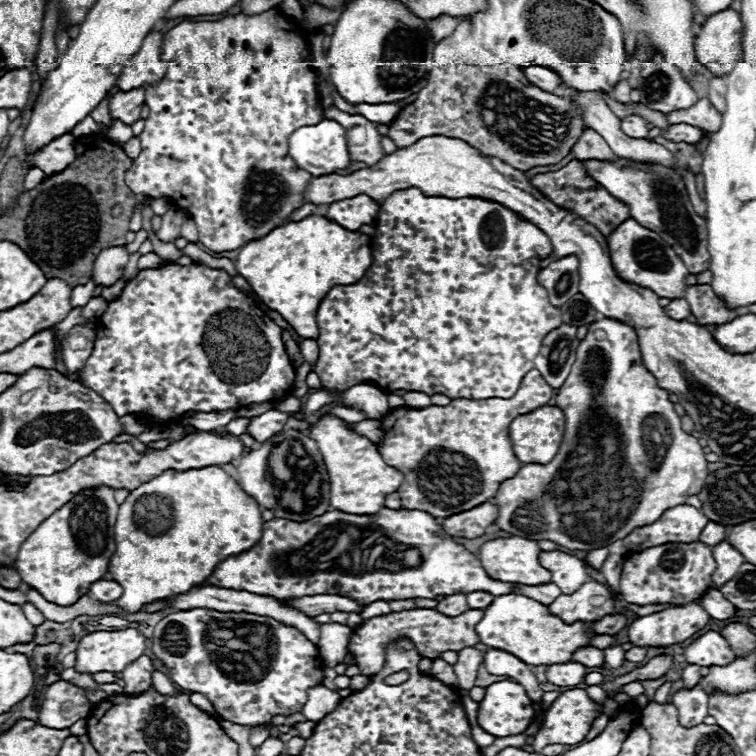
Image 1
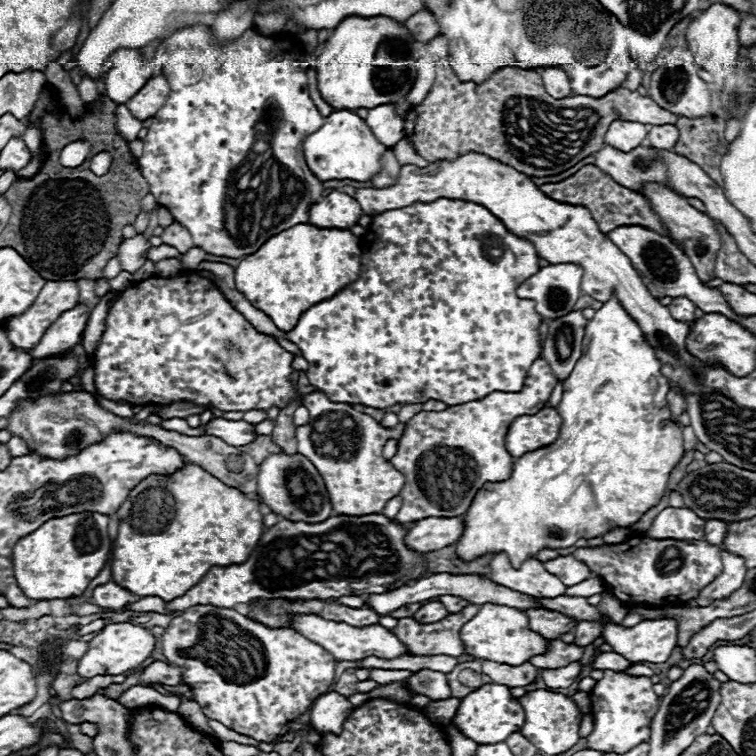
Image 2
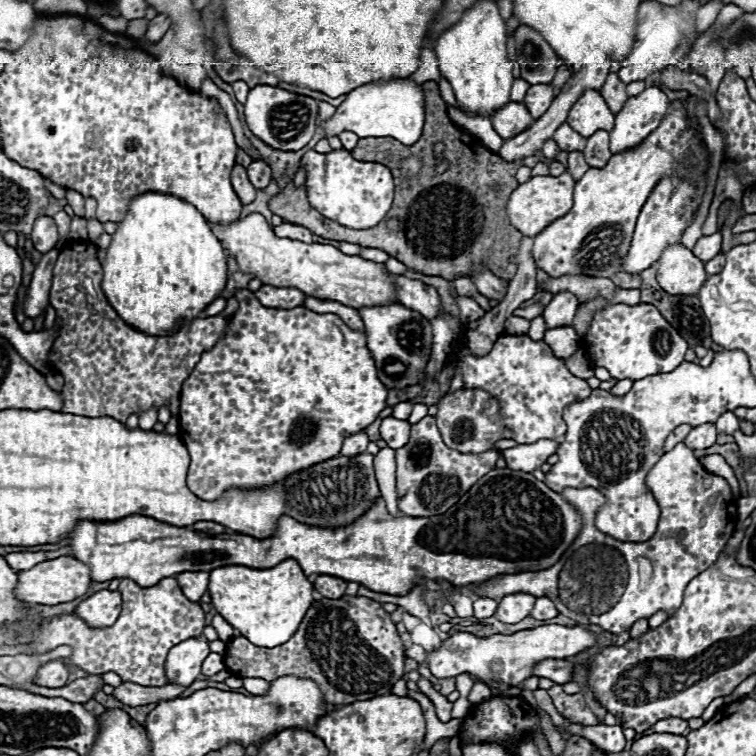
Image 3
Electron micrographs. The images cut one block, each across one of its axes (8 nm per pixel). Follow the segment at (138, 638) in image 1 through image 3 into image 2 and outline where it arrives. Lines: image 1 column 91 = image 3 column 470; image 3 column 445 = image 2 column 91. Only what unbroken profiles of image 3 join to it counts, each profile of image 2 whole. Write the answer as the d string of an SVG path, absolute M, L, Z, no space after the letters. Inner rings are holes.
M112 622L90 640L90 648L78 664L78 674L82 678L92 678L98 674L124 674L144 664L146 658L156 650L156 642L156 636L148 628L130 622Z

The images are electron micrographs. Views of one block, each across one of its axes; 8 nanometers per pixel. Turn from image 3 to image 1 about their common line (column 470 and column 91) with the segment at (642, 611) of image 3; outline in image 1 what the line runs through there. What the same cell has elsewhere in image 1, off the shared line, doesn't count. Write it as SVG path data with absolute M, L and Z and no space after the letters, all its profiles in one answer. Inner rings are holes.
M98 580L90 586L90 596L100 602L114 602L122 596L122 586L114 580Z

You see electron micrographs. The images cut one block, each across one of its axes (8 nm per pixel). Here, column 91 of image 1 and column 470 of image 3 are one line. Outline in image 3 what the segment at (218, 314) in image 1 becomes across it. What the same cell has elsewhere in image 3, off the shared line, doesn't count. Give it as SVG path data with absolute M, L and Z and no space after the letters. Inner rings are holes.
M504 334L496 340L490 354L482 358L468 356L460 348L452 352L456 368L462 370L464 388L484 388L502 404L506 428L514 430L514 440L520 444L534 444L538 440L556 440L566 434L562 412L568 404L590 396L592 388L586 380L570 374L562 358L552 354L548 344L534 342L528 336Z

